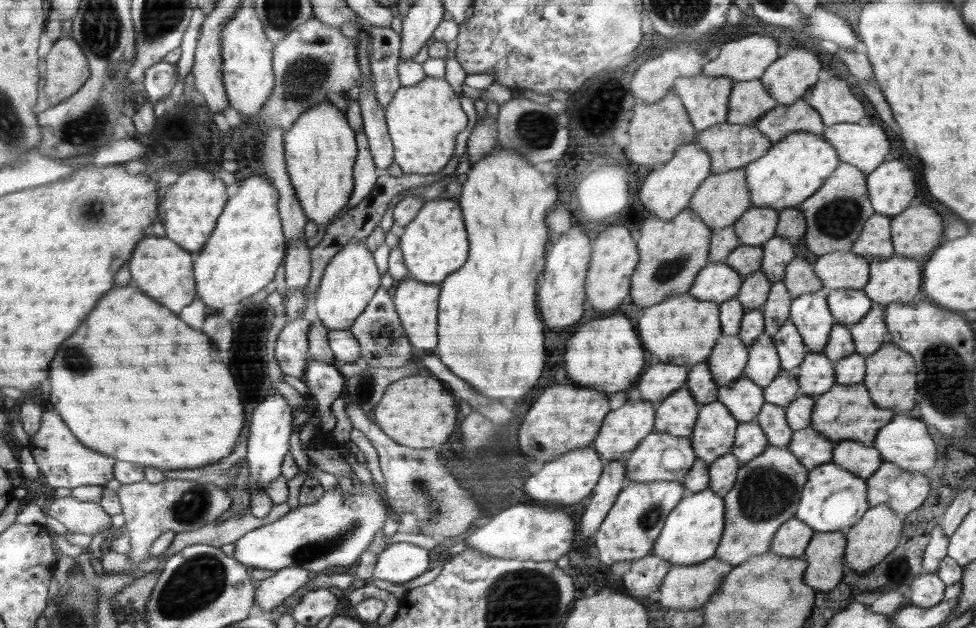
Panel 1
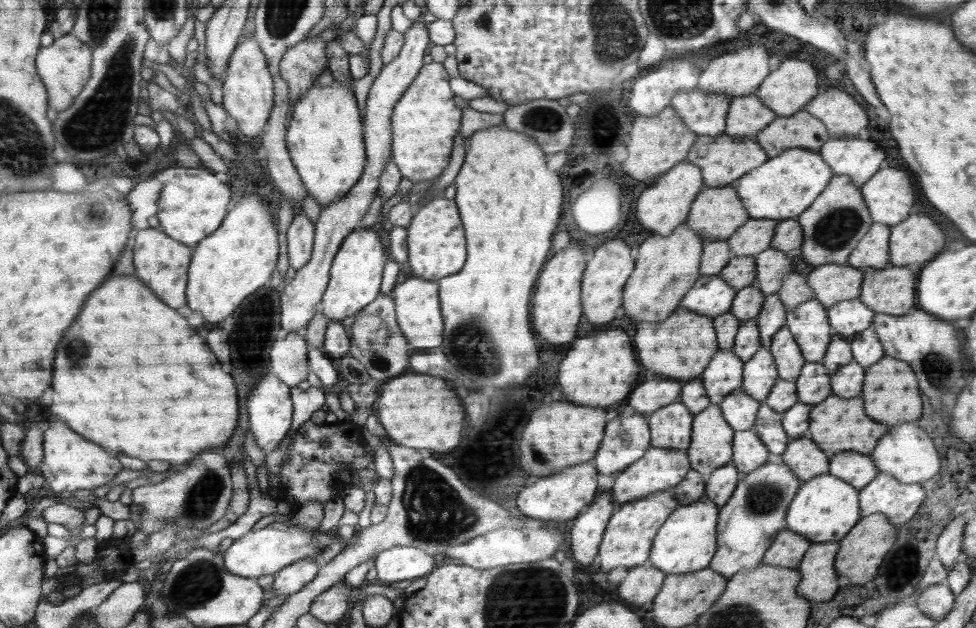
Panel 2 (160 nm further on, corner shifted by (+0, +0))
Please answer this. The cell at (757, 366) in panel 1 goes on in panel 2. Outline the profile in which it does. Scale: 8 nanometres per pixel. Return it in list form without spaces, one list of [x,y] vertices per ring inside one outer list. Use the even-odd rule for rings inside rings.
[[[761,346],[757,353],[745,362],[742,384],[744,392],[764,404],[779,380],[777,373],[772,353],[768,348]]]

